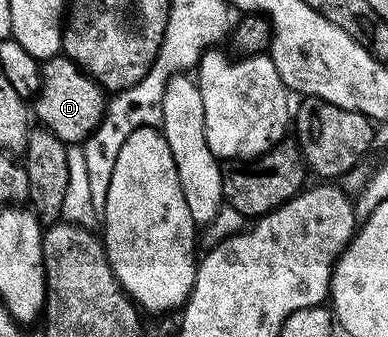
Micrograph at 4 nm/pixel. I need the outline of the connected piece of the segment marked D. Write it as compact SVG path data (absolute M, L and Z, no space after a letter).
M66 55L50 57L42 62L43 78L39 94L33 99L33 113L39 116L38 124L47 128L68 147L78 146L102 123L108 94L83 72Z

